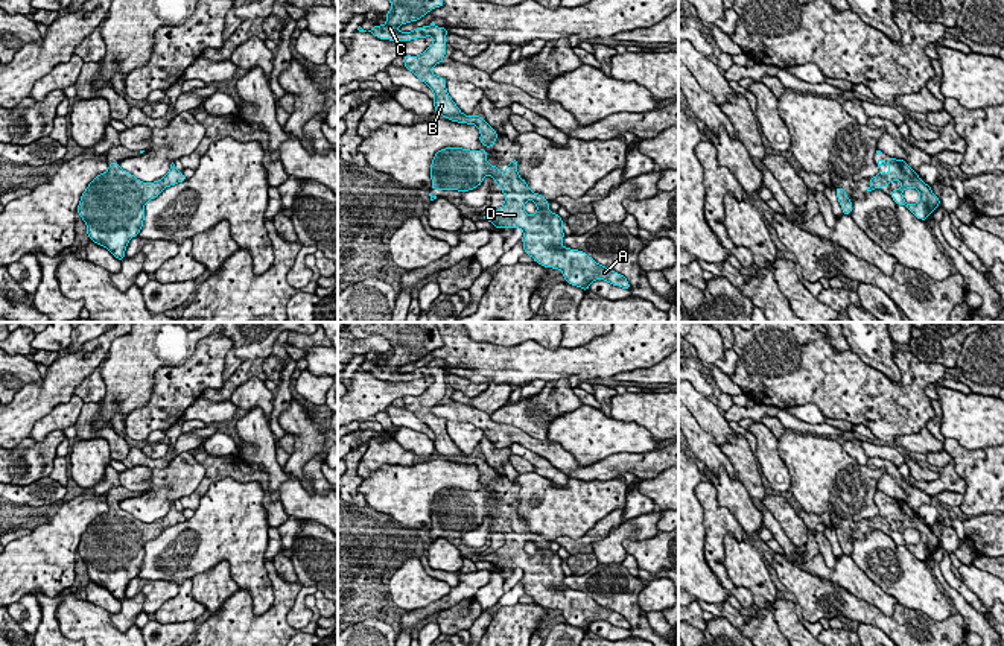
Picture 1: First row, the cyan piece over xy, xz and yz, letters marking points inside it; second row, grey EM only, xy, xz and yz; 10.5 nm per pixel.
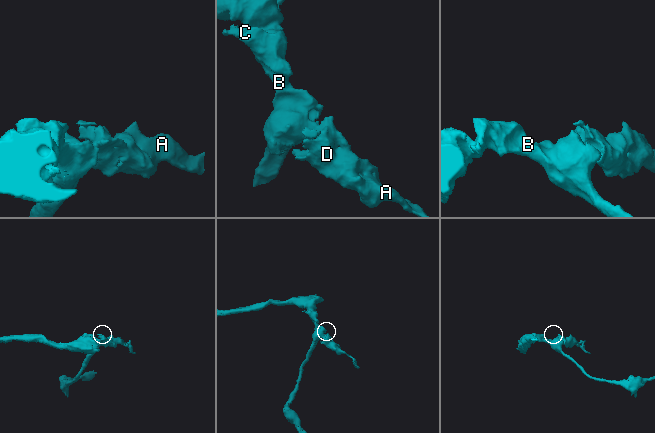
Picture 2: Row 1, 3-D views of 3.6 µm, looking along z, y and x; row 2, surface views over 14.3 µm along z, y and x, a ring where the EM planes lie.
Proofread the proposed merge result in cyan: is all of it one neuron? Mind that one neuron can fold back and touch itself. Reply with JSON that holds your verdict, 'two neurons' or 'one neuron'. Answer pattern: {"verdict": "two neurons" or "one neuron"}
{"verdict": "one neuron"}

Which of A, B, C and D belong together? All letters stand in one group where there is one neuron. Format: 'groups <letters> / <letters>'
groups A B C D

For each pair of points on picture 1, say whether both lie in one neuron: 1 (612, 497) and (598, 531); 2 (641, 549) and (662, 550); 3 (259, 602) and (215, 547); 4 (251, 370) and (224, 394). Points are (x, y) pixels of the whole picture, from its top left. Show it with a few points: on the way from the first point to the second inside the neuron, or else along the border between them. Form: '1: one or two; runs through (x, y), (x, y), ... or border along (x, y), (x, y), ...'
1: two; border along (622, 506), (610, 511), (577, 538)
2: one; runs through (645, 550), (657, 550)
3: one; runs through (256, 587), (253, 576), (230, 554)
4: one; runs through (244, 373), (230, 386)

